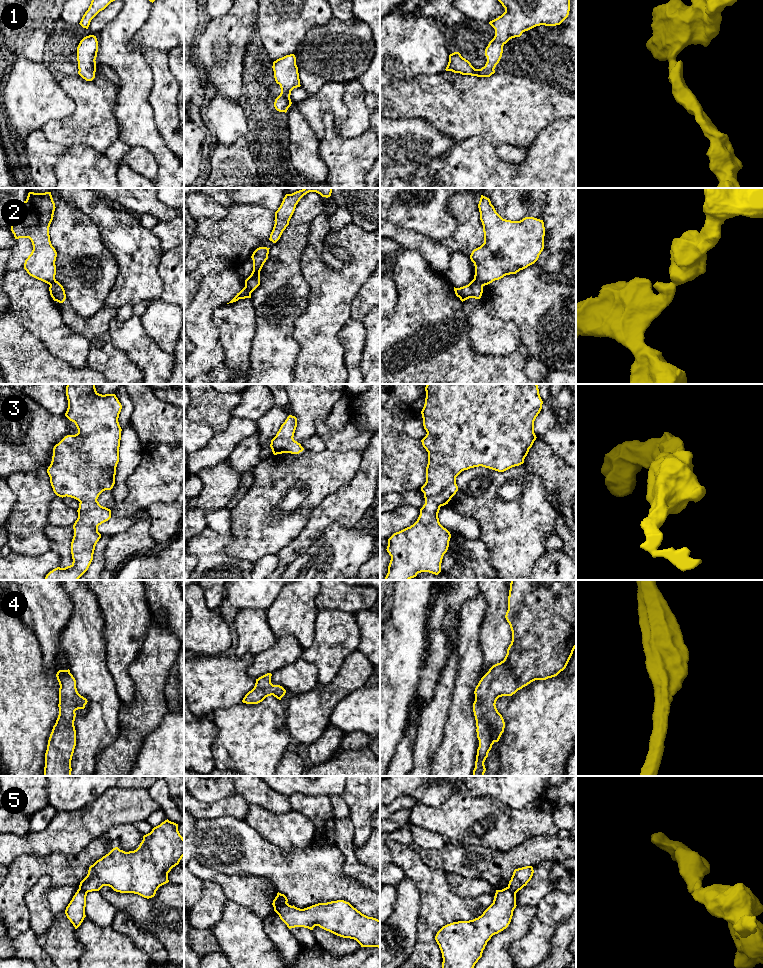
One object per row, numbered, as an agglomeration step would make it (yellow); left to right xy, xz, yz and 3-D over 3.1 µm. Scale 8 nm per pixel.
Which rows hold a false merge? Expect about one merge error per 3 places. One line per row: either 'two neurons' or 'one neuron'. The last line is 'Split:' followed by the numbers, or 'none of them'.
1: one neuron
2: two neurons
3: one neuron
4: one neuron
5: two neurons
Split: 2, 5

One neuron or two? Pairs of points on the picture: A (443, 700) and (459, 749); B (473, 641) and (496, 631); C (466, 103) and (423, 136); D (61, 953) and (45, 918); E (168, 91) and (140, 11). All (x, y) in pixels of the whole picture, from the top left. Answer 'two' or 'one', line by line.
A: two
B: two
C: two
D: two
E: two

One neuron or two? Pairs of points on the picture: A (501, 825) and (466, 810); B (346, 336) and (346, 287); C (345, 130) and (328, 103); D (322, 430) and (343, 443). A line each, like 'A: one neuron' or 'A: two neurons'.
A: one neuron
B: two neurons
C: two neurons
D: one neuron

